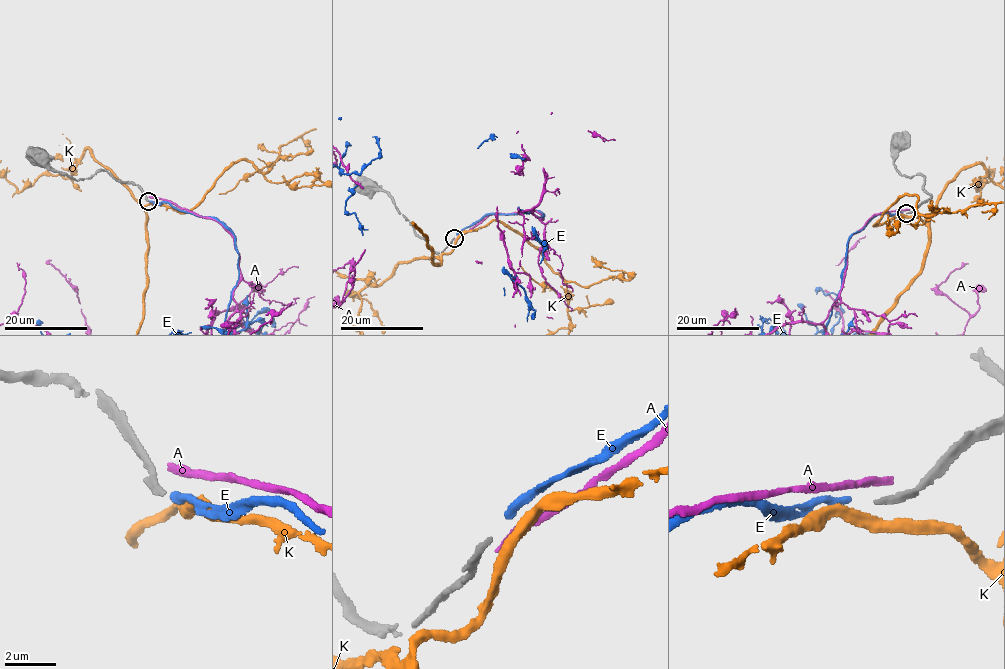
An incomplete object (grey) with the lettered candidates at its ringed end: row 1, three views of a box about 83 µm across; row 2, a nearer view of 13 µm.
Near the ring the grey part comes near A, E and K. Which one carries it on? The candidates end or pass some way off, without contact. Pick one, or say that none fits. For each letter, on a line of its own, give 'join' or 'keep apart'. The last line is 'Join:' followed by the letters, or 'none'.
A: keep apart
E: keep apart
K: keep apart
Join: none

